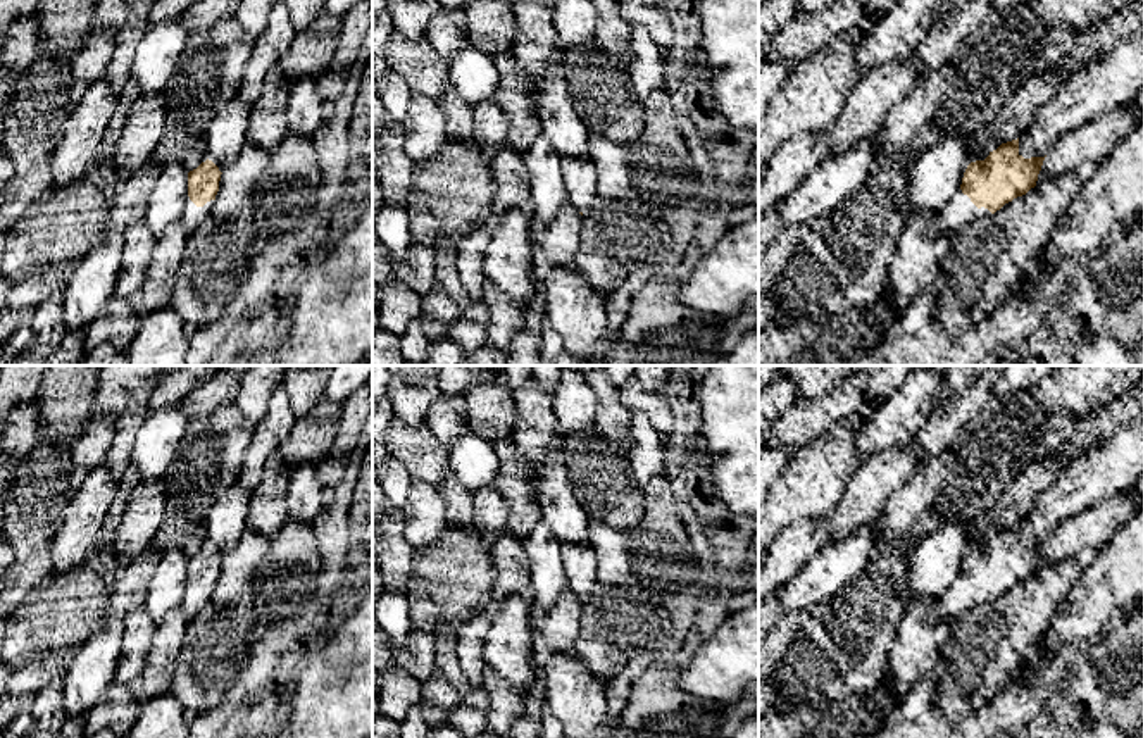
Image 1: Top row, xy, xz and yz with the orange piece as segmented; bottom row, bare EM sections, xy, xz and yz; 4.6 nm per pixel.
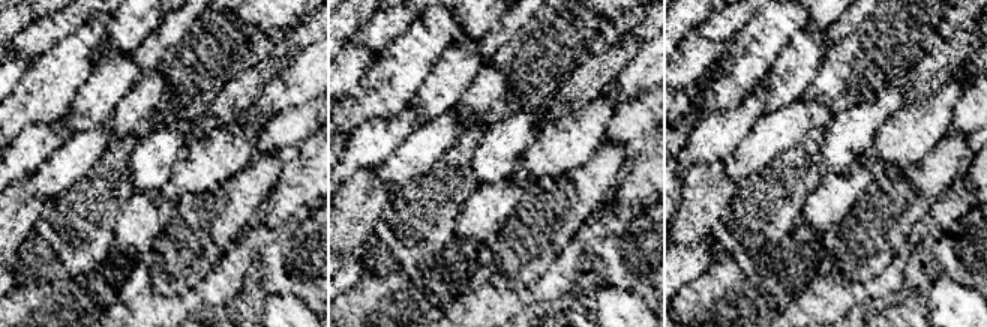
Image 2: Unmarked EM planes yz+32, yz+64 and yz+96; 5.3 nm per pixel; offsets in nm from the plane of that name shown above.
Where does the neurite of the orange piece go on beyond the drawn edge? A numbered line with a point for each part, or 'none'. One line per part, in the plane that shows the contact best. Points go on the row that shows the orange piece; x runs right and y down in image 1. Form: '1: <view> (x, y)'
1: yz (959, 212)

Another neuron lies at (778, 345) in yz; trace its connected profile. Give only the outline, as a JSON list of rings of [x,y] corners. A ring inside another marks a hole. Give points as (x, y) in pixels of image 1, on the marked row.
[[[805,319],[793,329],[771,322],[759,333],[759,366],[798,366],[810,338],[822,331],[822,319]]]

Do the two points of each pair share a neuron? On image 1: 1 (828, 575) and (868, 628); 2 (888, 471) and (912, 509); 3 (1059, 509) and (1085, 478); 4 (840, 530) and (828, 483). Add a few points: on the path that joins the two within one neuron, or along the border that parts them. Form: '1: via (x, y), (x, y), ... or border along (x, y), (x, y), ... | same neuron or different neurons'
1: border along (871, 562), (836, 592), (819, 600), (809, 612) | different neurons
2: border along (919, 466), (873, 519) | different neurons
3: via (1066, 502), (1081, 485) | same neuron
4: border along (854, 471), (842, 499), (821, 518) | different neurons

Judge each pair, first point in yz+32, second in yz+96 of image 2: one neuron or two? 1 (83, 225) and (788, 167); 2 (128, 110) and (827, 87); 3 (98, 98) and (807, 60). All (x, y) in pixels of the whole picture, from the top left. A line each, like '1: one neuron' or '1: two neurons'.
1: one neuron
2: one neuron
3: one neuron

